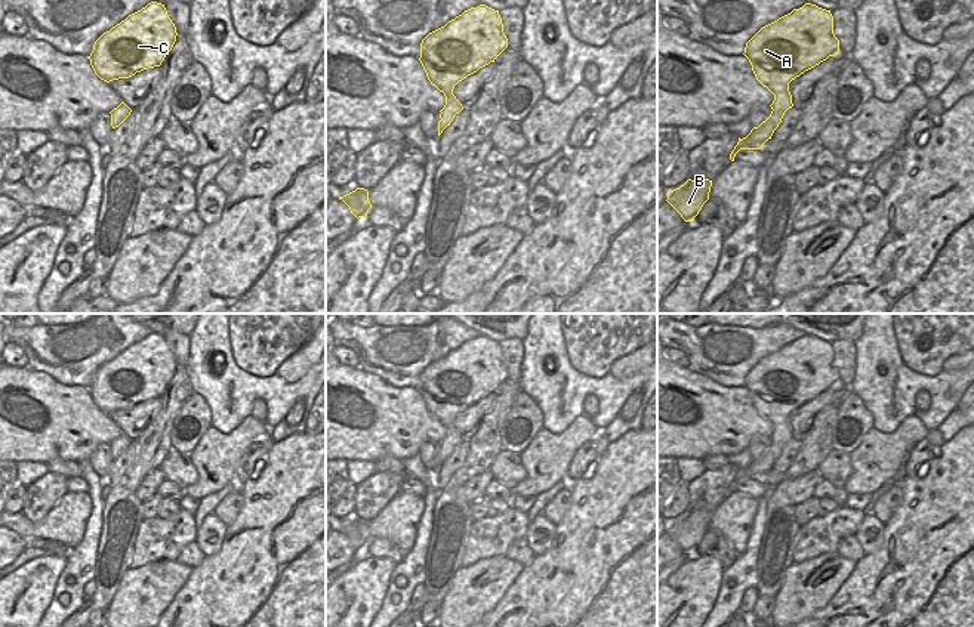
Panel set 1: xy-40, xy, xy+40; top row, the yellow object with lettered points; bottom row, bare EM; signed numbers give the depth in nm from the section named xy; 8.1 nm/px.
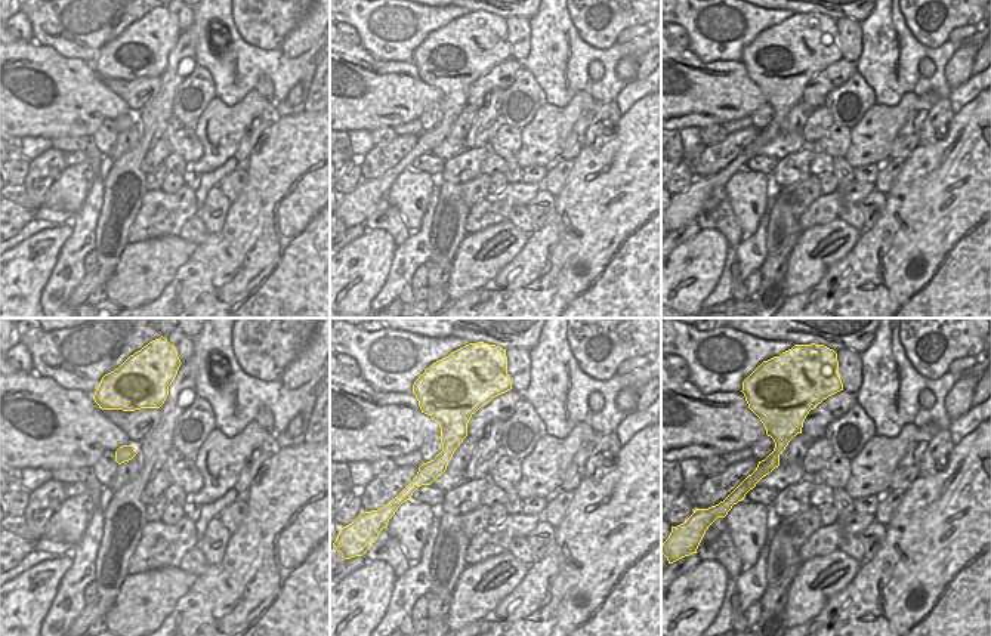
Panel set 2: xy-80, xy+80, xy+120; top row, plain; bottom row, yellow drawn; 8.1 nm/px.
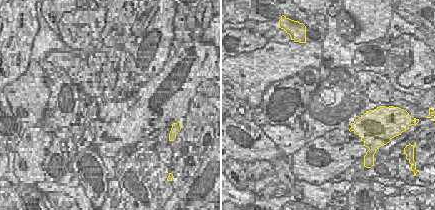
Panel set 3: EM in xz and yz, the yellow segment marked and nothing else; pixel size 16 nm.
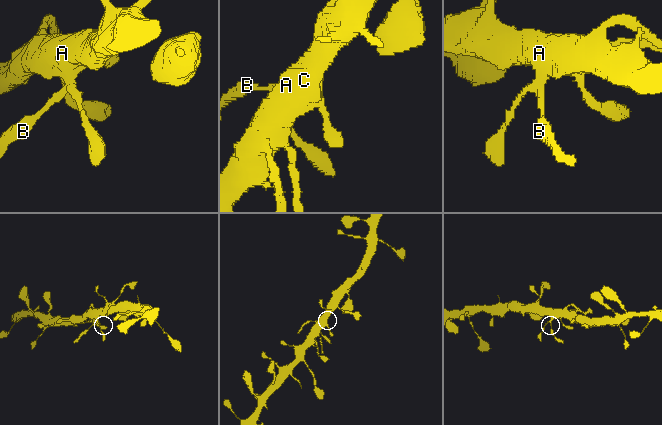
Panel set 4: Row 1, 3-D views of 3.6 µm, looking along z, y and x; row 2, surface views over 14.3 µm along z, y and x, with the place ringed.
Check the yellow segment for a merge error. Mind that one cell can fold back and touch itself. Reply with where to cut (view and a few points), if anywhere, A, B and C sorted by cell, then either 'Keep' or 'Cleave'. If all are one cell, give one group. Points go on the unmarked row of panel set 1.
Split along xy+40 (773, 439), (776, 459). Groups: A C / B. Cleave.

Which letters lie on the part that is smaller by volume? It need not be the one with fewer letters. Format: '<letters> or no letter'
B

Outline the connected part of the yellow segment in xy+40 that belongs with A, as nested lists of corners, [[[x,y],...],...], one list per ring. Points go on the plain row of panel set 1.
[[[805,334],[802,339],[793,340],[790,345],[762,358],[746,374],[743,386],[749,390],[756,411],[774,426],[770,438],[776,442],[776,460],[782,454],[785,444],[793,438],[789,414],[838,383],[839,371],[833,365],[830,342],[811,334]]]

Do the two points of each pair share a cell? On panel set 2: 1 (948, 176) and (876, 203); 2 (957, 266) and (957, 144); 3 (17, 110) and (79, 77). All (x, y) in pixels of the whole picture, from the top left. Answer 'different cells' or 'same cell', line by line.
1: different cells
2: same cell
3: same cell

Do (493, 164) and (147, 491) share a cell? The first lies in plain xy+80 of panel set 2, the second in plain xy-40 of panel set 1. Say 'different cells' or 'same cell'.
different cells

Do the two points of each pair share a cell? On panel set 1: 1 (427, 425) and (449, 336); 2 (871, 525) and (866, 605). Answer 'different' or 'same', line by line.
1: different
2: different

